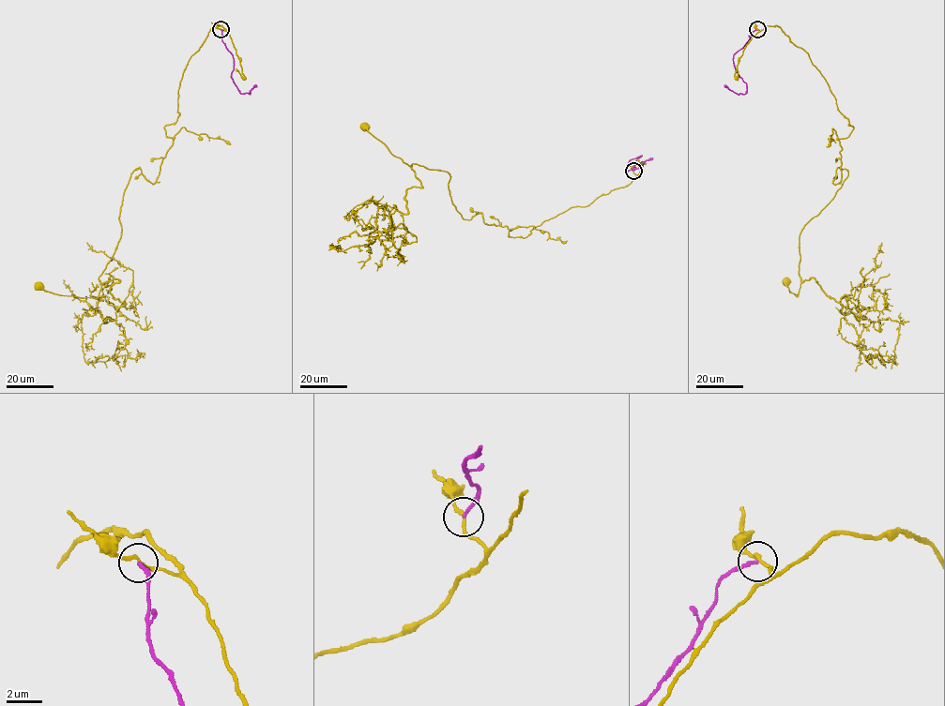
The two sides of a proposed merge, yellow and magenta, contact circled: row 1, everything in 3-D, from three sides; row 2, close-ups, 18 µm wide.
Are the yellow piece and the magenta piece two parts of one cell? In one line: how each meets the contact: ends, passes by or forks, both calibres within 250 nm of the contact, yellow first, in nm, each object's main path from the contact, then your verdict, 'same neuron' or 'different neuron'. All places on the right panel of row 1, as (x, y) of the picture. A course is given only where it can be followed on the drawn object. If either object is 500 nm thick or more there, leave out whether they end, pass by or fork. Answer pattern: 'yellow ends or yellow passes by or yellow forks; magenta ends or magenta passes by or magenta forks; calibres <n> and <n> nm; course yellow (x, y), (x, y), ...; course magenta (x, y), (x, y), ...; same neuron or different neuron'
yellow passes by; magenta ends; calibres 180 and 190 nm; course yellow (757, 29), (808, 52), (853, 127), (833, 184), (847, 176), (800, 233), (798, 295), (786, 282); course magenta (757, 29), (733, 55), (734, 67), (746, 82), (746, 90), (739, 95), (724, 85); different neuron

